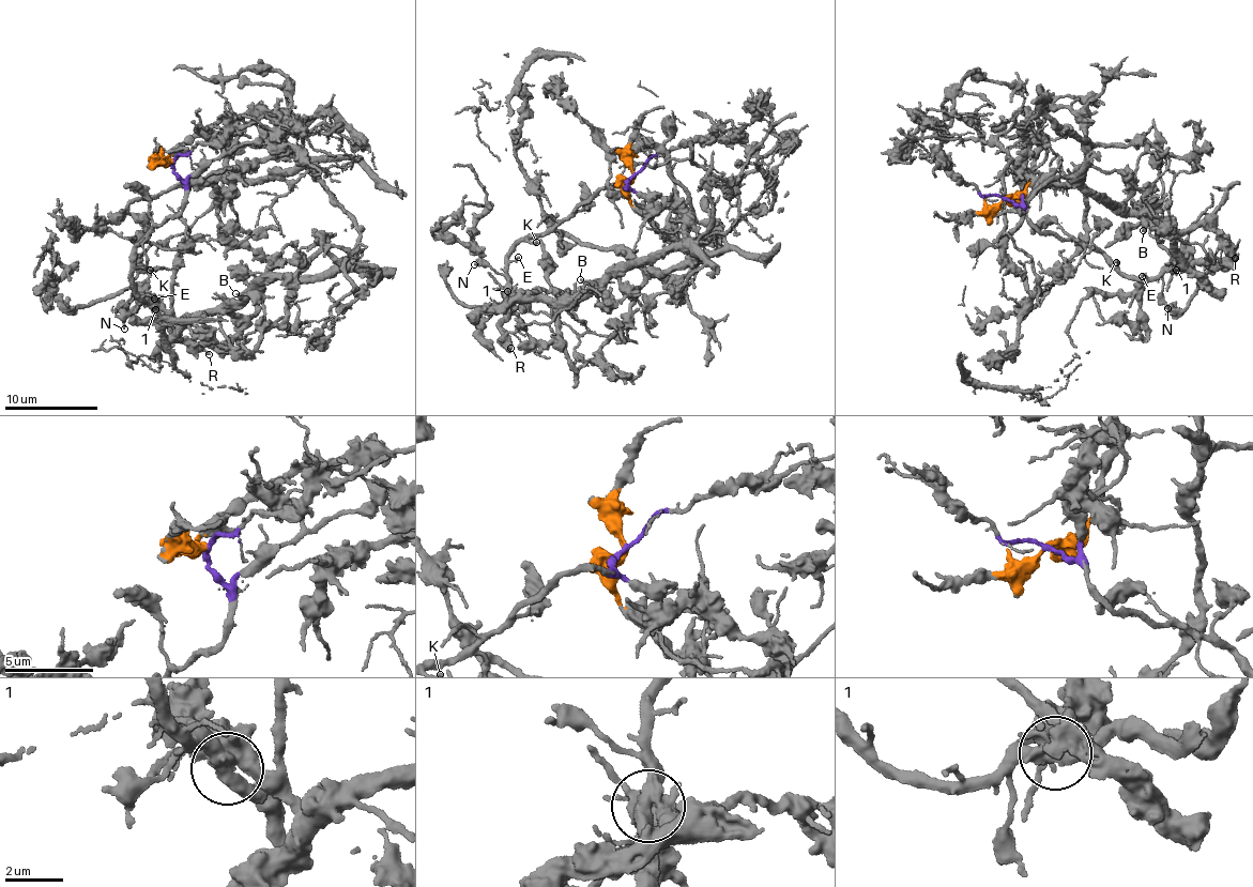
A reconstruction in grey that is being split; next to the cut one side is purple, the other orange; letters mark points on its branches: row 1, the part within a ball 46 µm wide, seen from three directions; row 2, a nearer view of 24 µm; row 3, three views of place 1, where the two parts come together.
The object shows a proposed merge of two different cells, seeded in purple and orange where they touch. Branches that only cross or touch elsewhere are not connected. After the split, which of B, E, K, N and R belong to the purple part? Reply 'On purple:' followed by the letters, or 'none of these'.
On purple: B, E, K, N, R

